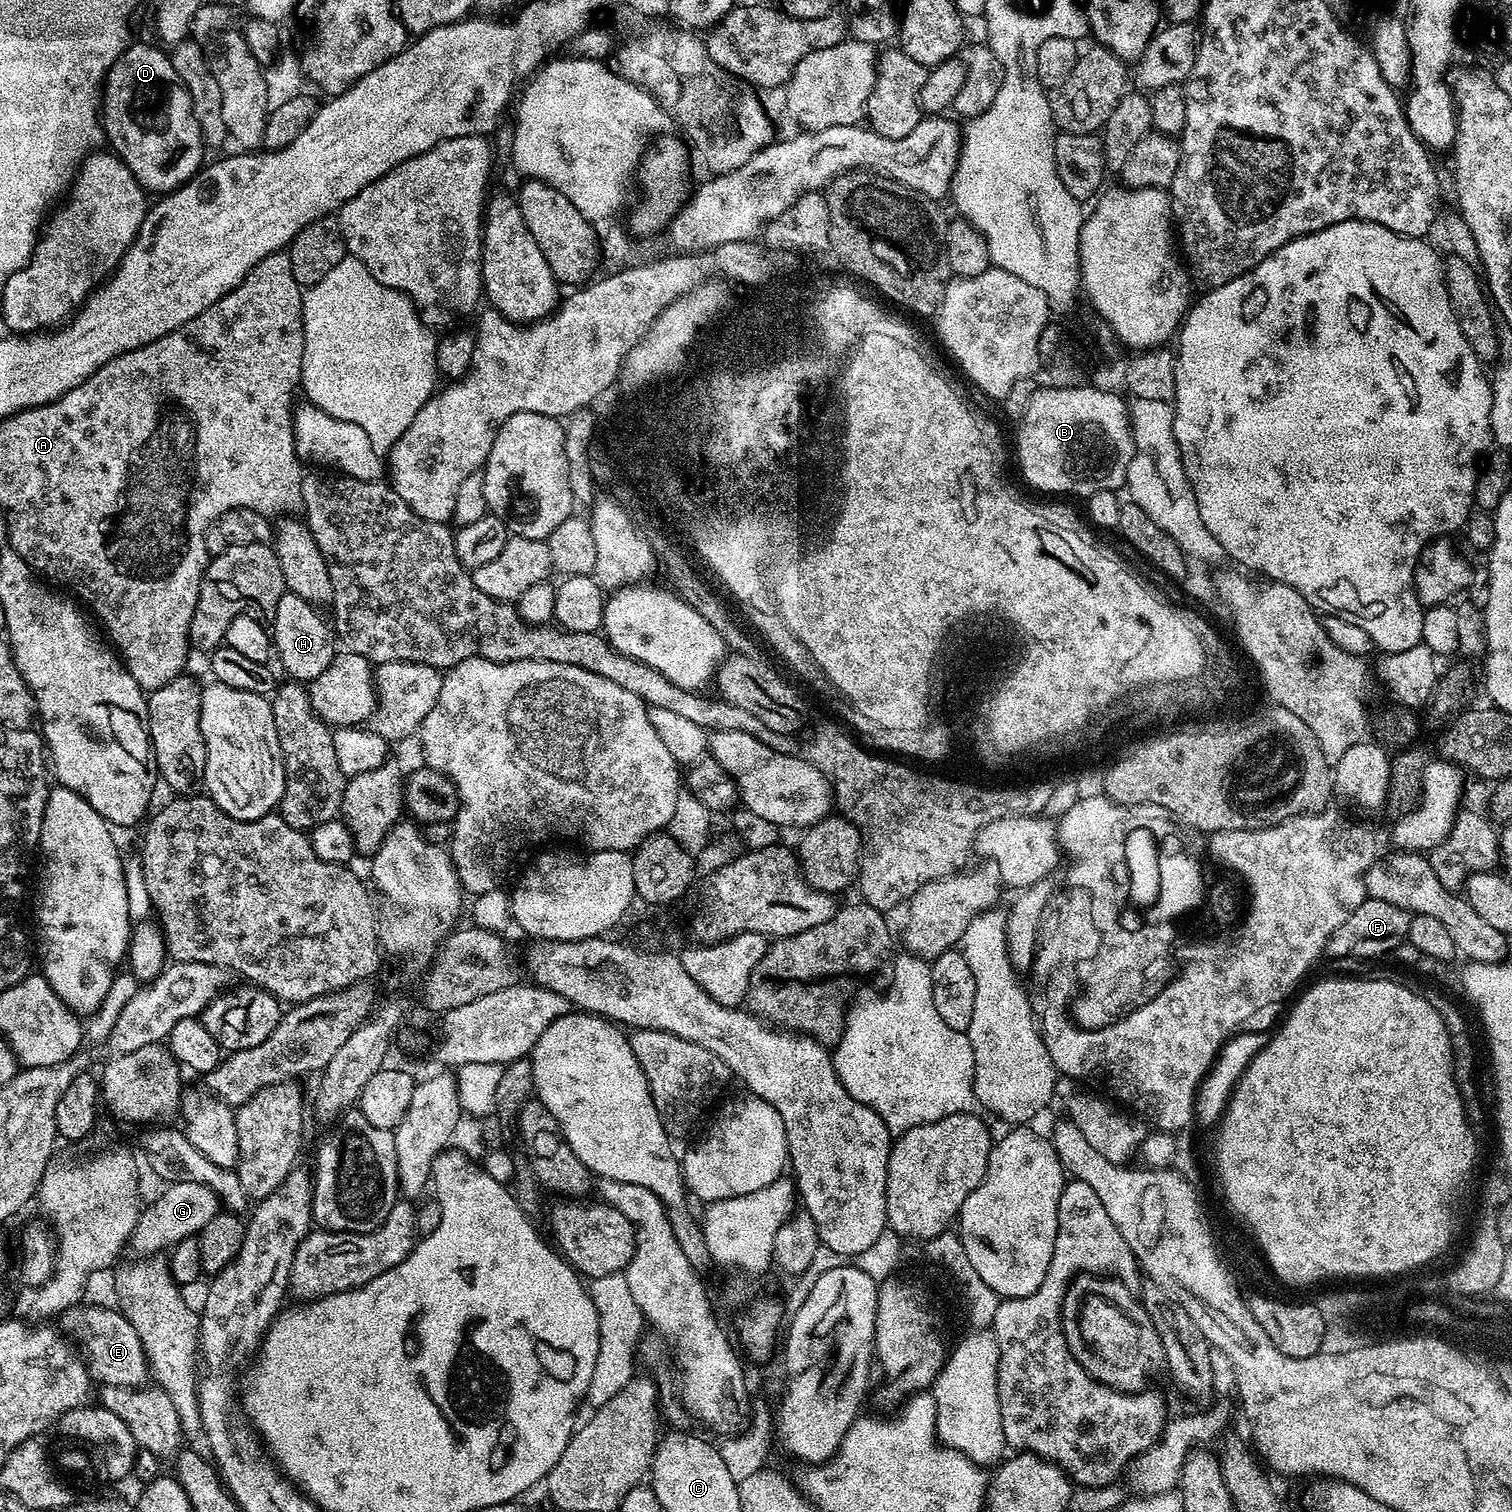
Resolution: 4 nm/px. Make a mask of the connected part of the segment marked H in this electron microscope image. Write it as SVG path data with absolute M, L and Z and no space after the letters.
M285 591L284 596L278 598L278 606L270 618L271 647L275 659L280 659L281 666L296 682L318 678L318 674L330 666L338 651L333 625L327 619L324 621L316 612L319 612L317 605L306 602L298 594Z

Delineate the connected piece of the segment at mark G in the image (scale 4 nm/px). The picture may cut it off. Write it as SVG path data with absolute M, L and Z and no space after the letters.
M178 1182L168 1184L165 1189L149 1208L147 1205L140 1213L132 1237L126 1245L127 1251L132 1251L135 1255L133 1257L155 1256L172 1249L175 1244L182 1242L182 1238L198 1237L202 1226L206 1226L206 1222L210 1222L210 1218L214 1218L222 1210L221 1197L210 1190L210 1186L202 1186L202 1182Z

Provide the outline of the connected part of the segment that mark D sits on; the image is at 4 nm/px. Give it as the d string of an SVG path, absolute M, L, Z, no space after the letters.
M129 43L108 71L100 102L100 123L105 141L109 145L112 143L111 151L127 165L130 174L134 174L134 178L148 194L167 194L175 188L181 188L200 171L205 163L204 152L206 153L198 118L194 118L192 113L190 94L178 78L178 70L174 70L171 55L163 47L160 48L155 48L152 44Z

